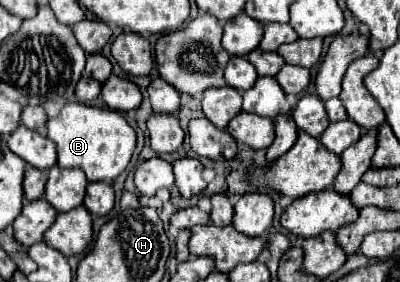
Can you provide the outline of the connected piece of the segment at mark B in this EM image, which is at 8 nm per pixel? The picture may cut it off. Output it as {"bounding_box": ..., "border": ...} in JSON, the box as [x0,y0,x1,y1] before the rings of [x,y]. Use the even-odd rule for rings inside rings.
{"bounding_box":[46,102,136,182],"border":[[[68,102],[58,118],[48,120],[46,128],[48,138],[58,146],[58,166],[84,170],[88,182],[114,182],[128,166],[136,148],[136,132],[116,110]]]}

